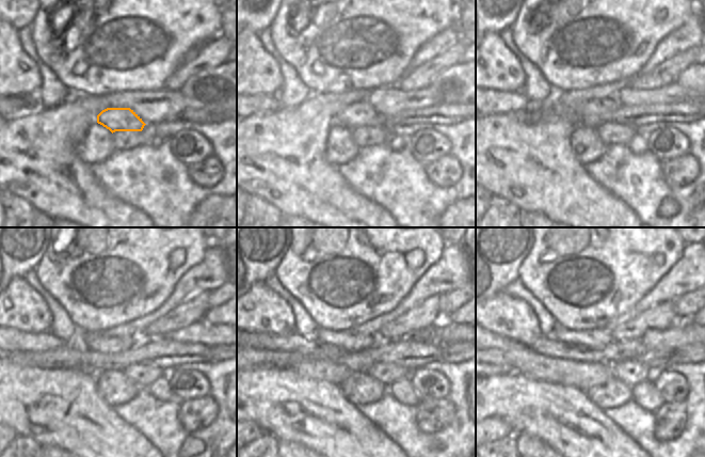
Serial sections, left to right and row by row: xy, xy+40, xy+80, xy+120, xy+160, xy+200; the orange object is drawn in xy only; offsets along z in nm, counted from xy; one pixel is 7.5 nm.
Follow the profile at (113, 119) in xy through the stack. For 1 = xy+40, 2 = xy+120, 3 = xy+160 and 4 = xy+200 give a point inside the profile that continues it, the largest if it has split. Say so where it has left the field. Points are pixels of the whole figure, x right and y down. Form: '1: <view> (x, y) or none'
1: xy+40 (361, 113)
2: xy+120 (96, 341)
3: xy+160 (349, 340)
4: xy+200 (598, 337)

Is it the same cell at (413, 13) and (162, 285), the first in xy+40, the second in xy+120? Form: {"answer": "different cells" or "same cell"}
{"answer": "same cell"}

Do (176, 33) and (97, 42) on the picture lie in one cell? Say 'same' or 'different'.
same

